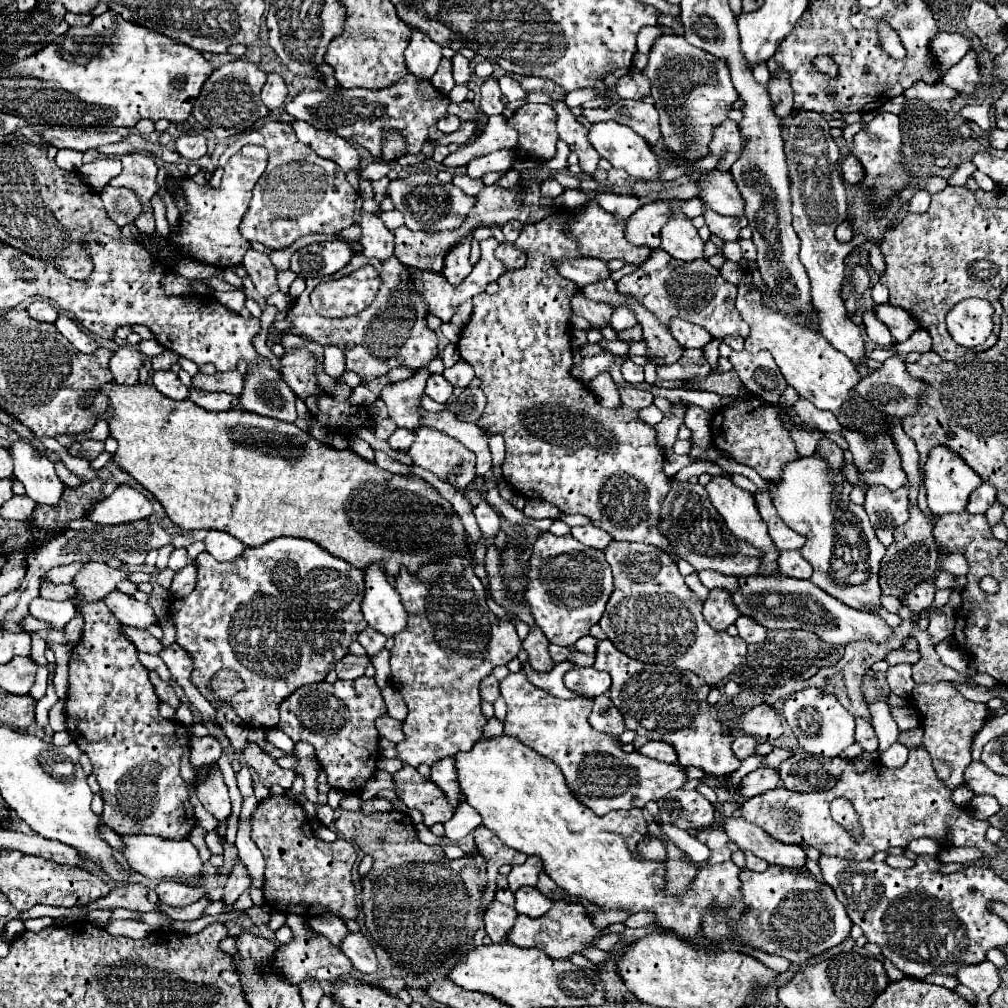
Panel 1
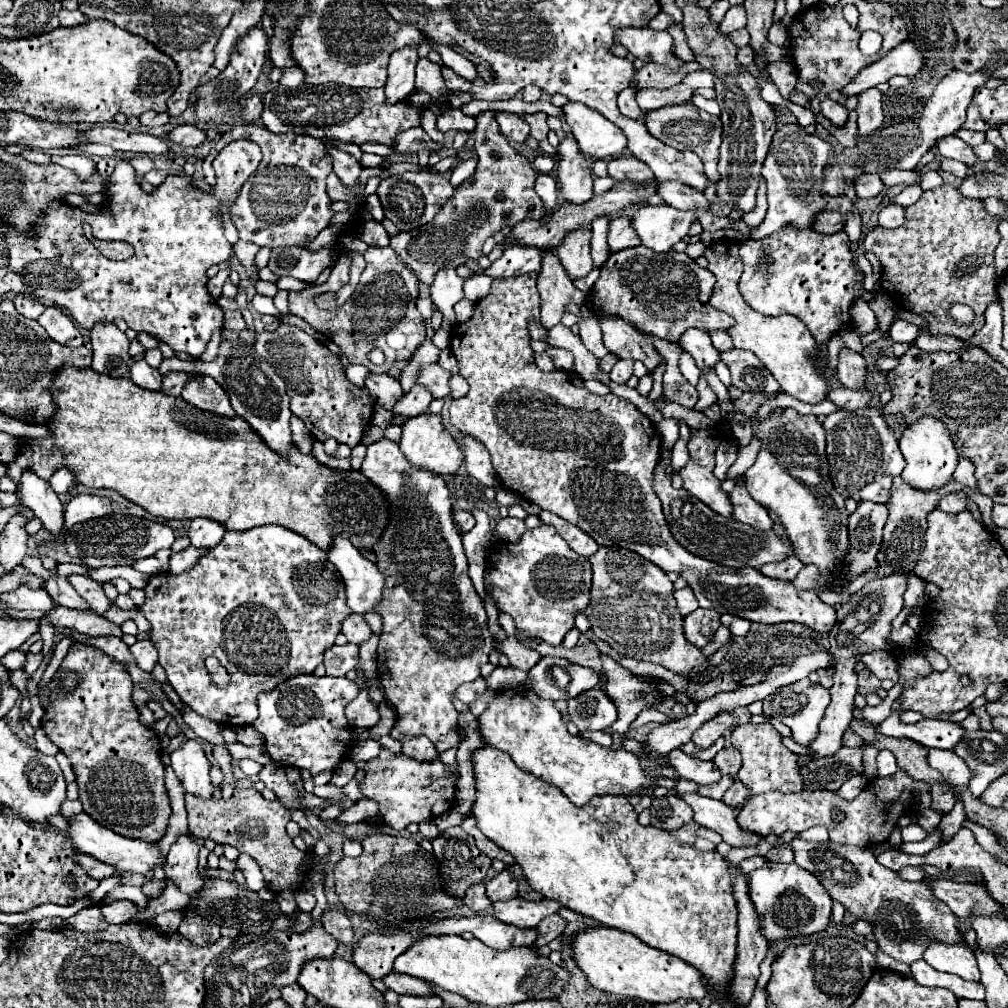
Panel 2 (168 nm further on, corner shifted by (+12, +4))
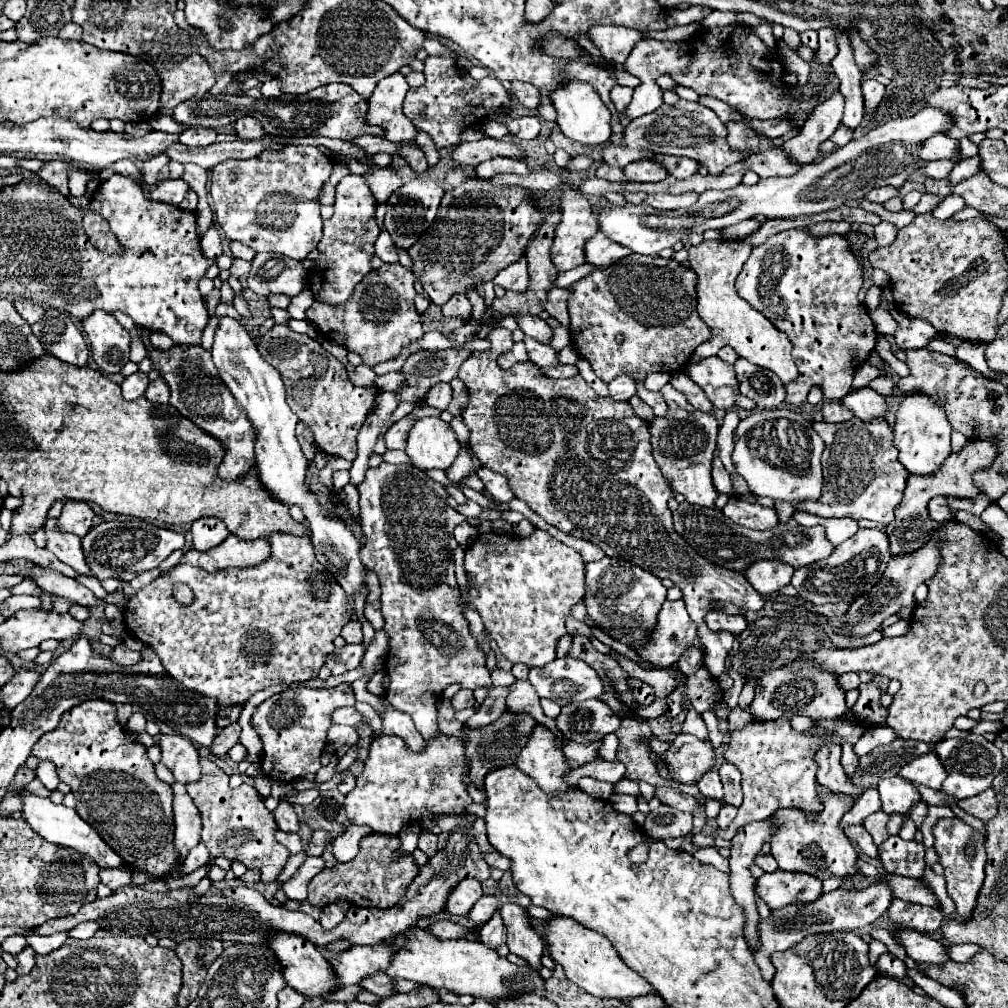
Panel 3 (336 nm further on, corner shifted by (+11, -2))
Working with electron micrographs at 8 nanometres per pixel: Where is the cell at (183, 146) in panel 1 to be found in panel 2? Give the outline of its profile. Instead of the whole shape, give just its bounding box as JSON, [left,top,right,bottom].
[167,125,207,147]

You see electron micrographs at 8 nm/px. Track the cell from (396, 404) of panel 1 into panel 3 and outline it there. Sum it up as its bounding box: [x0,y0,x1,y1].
[346,363,376,387]

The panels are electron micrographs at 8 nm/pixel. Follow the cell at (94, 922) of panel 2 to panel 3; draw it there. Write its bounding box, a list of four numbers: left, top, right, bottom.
[24,931,68,955]

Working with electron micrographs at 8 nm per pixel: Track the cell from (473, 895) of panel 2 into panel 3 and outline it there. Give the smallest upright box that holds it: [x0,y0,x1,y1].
[446,879,482,915]

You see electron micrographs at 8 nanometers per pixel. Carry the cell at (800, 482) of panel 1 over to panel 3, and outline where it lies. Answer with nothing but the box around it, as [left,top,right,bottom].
[732,407,824,505]

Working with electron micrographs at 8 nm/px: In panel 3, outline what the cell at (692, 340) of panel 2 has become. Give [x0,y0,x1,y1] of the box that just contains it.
[688,357,738,409]

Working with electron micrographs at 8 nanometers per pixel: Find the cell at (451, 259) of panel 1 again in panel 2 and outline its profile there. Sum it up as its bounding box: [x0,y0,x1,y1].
[431,267,463,331]

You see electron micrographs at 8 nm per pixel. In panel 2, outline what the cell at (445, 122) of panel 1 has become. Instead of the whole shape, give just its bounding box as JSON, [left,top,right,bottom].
[437,109,475,131]

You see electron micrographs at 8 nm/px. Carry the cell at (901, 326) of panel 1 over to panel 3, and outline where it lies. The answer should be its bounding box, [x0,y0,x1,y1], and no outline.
[894,313,938,351]

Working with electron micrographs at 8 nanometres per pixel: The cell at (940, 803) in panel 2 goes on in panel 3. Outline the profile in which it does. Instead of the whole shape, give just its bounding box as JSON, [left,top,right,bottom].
[934,819,986,921]

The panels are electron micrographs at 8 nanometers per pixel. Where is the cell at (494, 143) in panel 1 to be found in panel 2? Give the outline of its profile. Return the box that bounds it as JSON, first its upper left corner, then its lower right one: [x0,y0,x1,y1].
[495,111,529,143]

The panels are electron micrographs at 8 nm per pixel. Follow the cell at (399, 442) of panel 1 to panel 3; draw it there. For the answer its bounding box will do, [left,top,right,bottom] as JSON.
[358,461,492,739]

